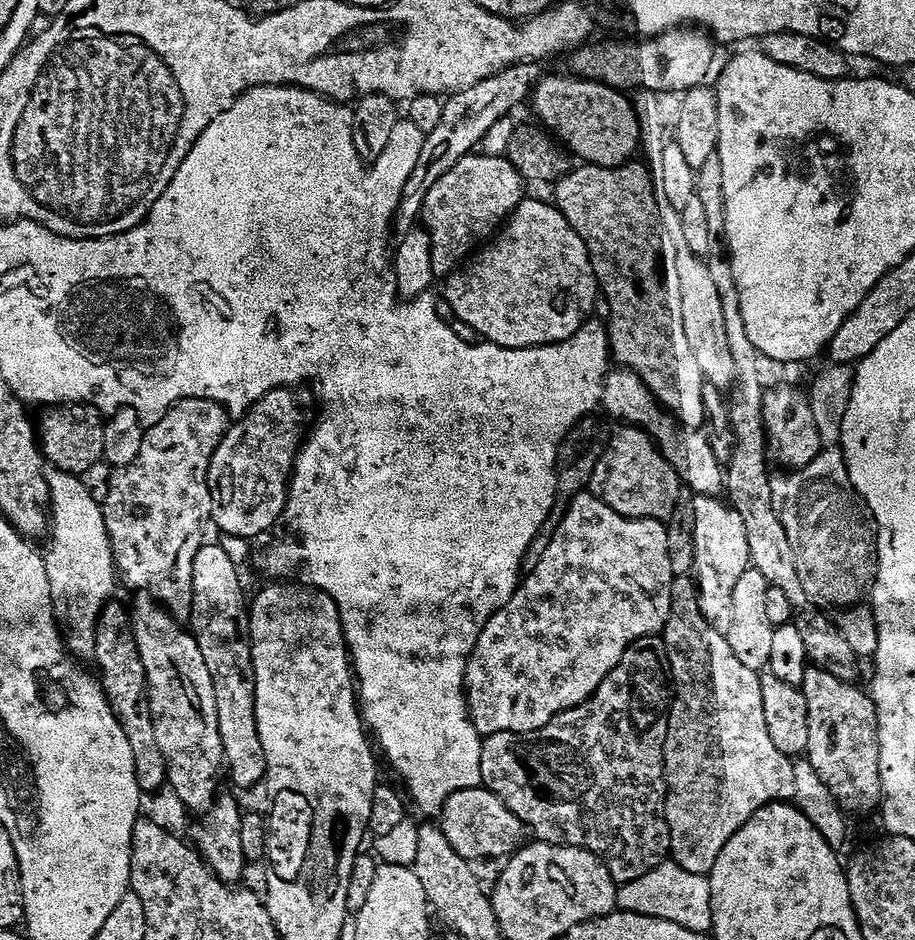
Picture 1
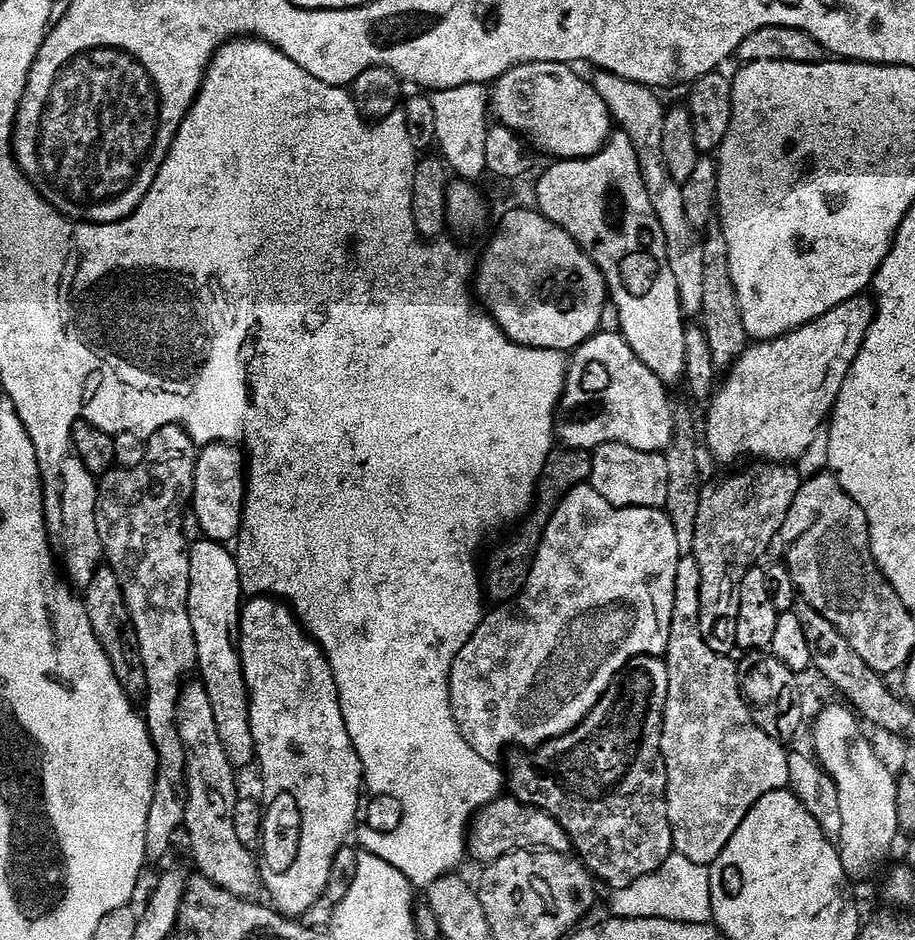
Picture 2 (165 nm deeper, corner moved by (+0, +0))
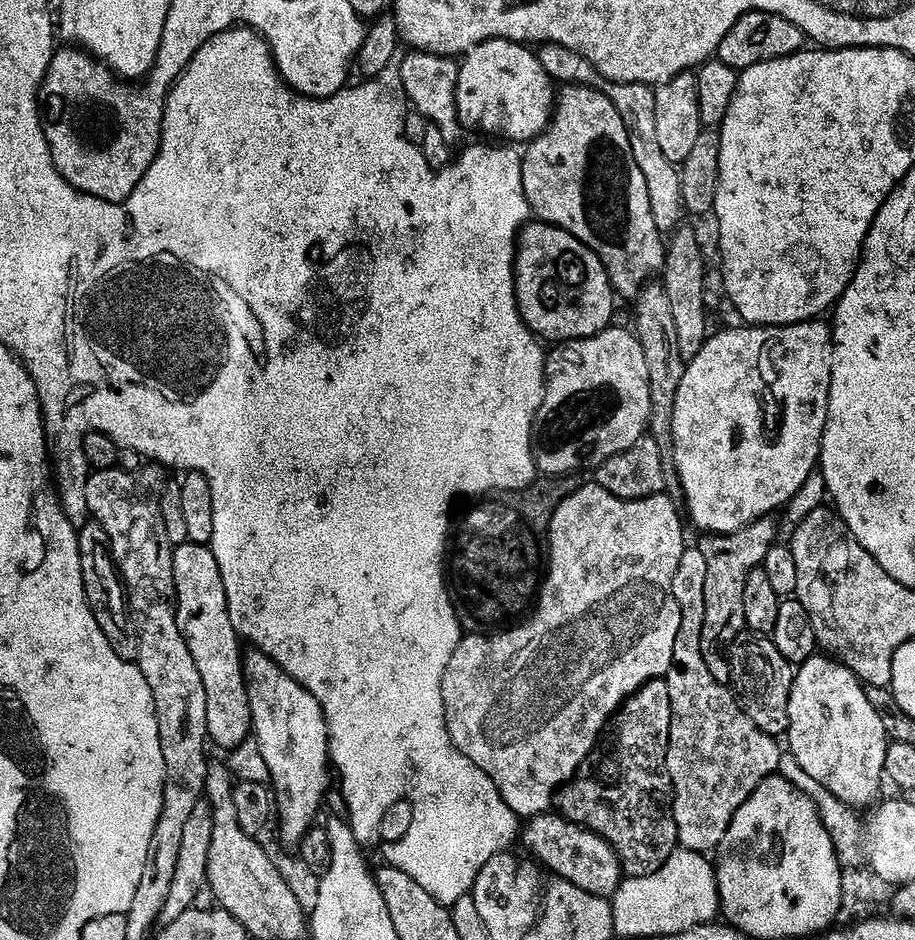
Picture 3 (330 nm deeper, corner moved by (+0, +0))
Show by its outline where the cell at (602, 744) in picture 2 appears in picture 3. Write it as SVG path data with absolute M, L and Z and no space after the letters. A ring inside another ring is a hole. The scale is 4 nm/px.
M667 679L651 680L645 688L629 696L621 707L614 720L614 727L611 729L612 741L608 744L608 749L604 753L599 753L600 761L596 765L585 767L577 775L571 784L564 785L558 793L558 812L564 819L579 824L581 828L589 828L594 834L600 837L611 846L616 852L616 857L620 860L620 866L625 877L649 876L658 870L672 857L672 853L677 851L678 841L676 838L676 819L672 816L672 779L668 773L668 743L670 742L670 726L672 725L672 707L670 706L670 686Z

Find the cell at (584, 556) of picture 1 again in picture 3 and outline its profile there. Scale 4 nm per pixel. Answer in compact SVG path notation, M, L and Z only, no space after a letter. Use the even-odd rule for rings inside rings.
M585 483L577 492L570 494L570 498L566 498L566 502L562 502L562 506L558 506L554 514L552 528L546 537L546 575L530 618L519 626L500 630L495 634L465 635L458 650L454 650L454 658L450 658L450 666L446 666L446 678L442 678L444 717L450 730L452 745L466 754L466 758L470 758L470 762L474 762L478 770L485 772L494 786L498 786L506 806L510 806L516 816L531 818L551 813L554 797L564 785L571 784L589 763L588 755L597 751L596 743L599 742L604 727L606 732L610 721L619 713L628 697L645 688L651 680L667 677L674 658L674 642L678 642L680 629L680 611L678 602L674 602L674 574L678 574L678 562L682 562L686 547L684 524L680 521L680 512L676 508L679 508L677 501L665 494L645 500L623 500L614 498L610 490L602 490L600 484Z

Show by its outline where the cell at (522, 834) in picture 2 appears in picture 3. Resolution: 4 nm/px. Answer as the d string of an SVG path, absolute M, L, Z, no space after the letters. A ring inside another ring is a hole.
M545 814L531 817L522 828L522 844L533 856L533 861L541 860L552 871L553 877L578 886L595 896L611 898L620 888L622 869L616 852L598 834L589 828L564 819L559 814Z

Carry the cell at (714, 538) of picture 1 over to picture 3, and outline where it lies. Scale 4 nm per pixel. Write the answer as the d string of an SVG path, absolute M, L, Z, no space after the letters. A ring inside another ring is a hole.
M765 518L756 520L753 524L748 524L742 530L732 532L728 536L717 536L708 534L703 537L704 541L699 541L698 546L706 558L706 622L702 626L702 658L714 674L714 678L719 684L731 685L732 667L728 661L732 655L732 648L736 641L741 639L746 632L746 578L755 568L763 565L766 554L777 543L775 519Z

